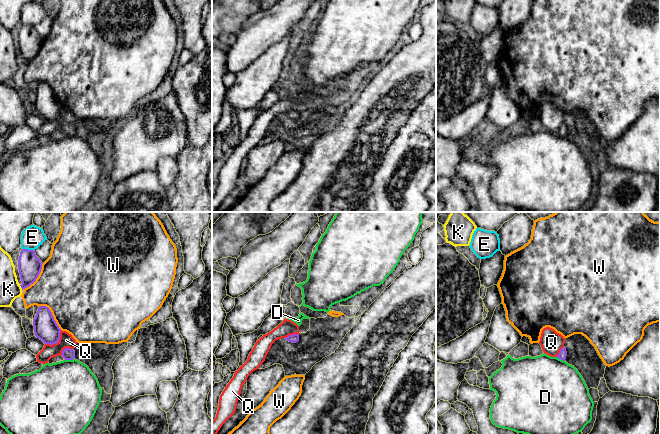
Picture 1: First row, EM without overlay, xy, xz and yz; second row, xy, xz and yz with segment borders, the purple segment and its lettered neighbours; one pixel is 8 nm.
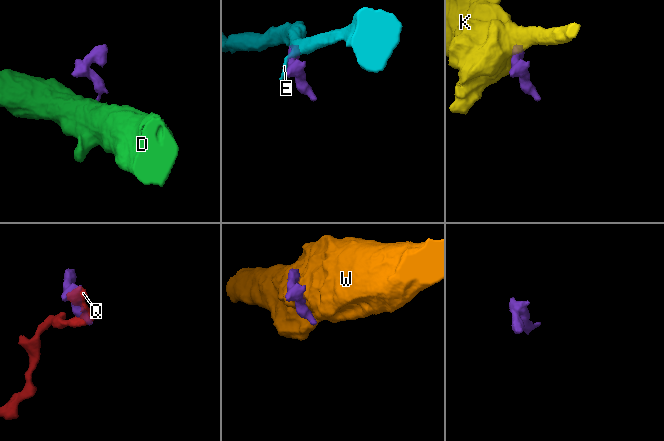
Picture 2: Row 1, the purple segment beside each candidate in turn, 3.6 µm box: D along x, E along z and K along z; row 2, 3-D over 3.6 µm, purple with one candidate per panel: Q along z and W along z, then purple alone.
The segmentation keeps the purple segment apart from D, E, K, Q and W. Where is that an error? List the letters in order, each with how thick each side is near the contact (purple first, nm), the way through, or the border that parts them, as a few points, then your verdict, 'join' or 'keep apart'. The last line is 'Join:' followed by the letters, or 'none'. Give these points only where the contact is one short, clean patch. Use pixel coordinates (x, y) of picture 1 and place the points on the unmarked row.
D: calibres 100 and 480 nm; border xy (74, 134), (65, 136); keep apart
E: calibres 190 and 180 nm; border xy (22, 24), (33, 26); keep apart
K: calibres 190 and 160 nm; border xy (19, 61), (22, 64); keep apart
Q: calibres 190 and 120 nm; keep apart
W: calibres 190 and 480 nm; keep apart
Join: none

